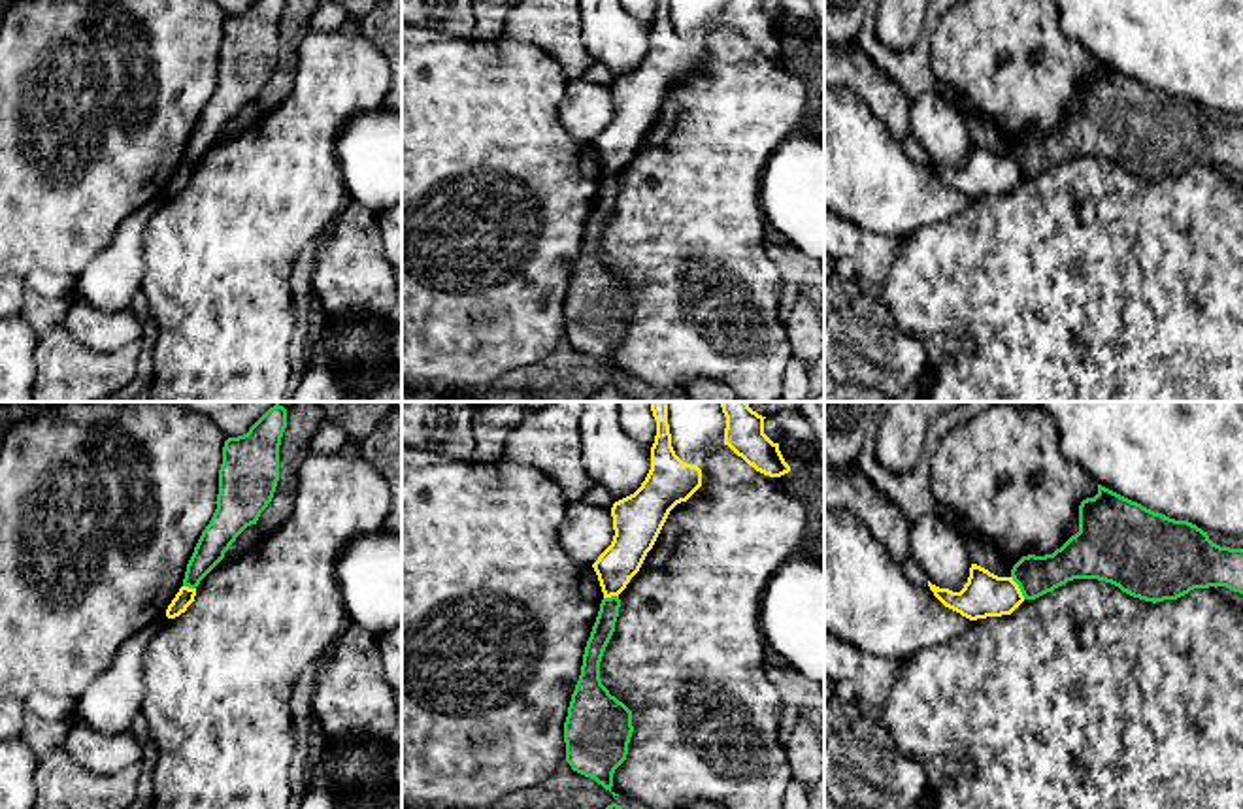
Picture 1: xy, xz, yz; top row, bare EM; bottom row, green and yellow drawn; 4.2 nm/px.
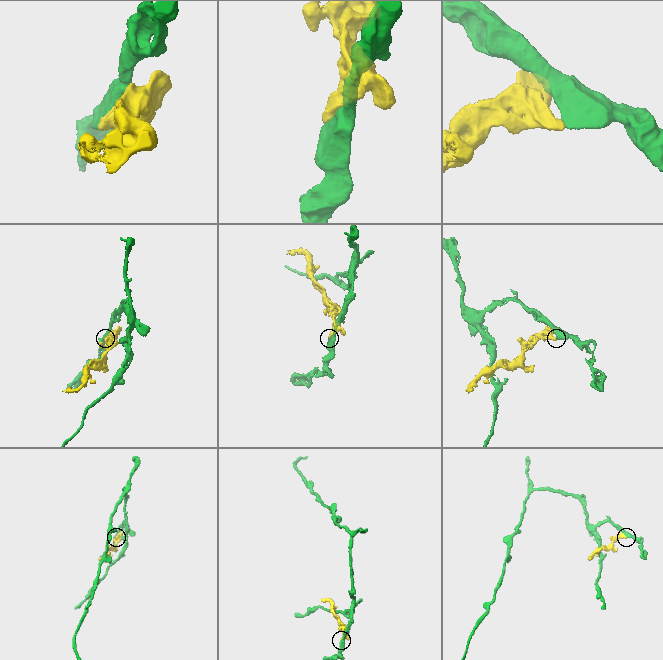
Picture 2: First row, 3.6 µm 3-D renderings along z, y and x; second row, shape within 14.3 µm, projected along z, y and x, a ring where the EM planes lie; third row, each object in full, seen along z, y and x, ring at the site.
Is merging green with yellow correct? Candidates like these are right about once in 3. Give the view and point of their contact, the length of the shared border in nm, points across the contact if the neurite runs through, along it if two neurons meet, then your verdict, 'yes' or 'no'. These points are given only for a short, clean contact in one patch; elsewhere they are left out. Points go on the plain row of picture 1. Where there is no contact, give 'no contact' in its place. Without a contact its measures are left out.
yz (1019, 165) | 120 nm | along yz (1011, 153), (1025, 176) | no

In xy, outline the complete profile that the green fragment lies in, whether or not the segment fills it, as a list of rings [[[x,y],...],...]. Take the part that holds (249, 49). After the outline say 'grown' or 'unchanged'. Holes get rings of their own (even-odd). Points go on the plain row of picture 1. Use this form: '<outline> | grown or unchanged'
[[[255,0],[247,11],[224,19],[217,87],[187,141],[183,164],[196,166],[272,79],[285,6],[287,0]]] | unchanged

